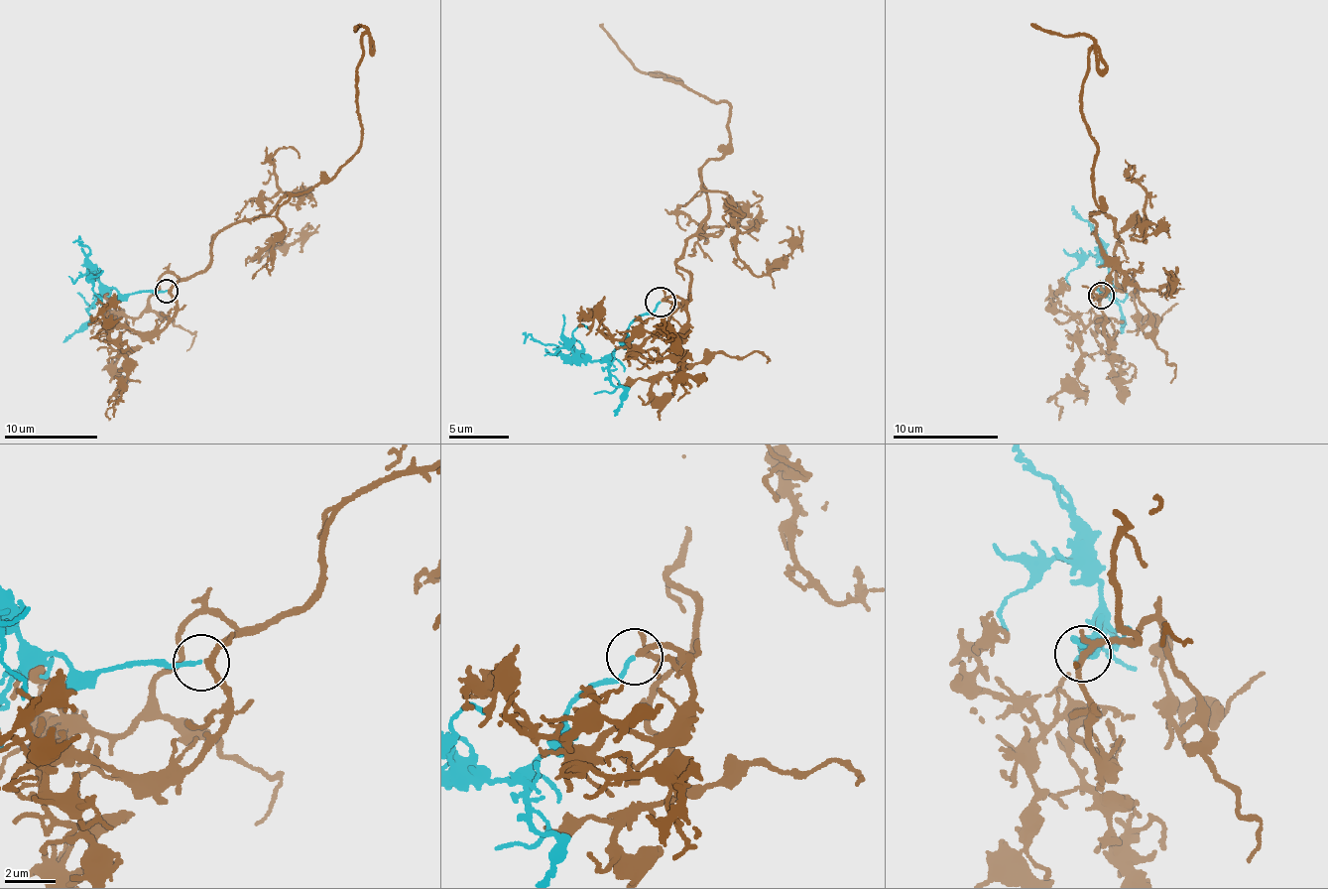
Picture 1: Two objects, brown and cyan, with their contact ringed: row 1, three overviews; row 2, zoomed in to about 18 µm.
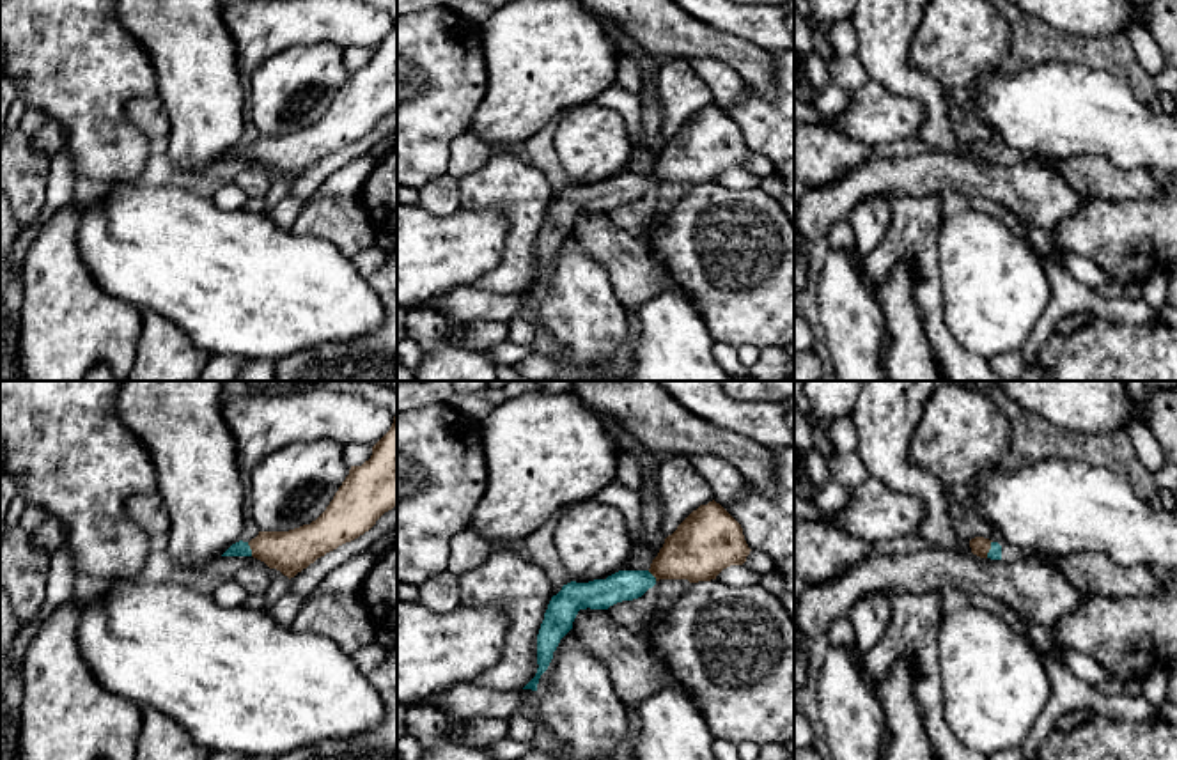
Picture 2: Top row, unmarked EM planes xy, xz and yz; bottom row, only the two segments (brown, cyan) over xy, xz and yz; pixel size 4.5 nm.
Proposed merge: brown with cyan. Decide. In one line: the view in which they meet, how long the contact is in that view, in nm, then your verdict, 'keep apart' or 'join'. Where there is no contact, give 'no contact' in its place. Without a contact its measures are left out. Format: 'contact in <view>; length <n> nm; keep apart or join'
contact in yz; length 80 nm; join

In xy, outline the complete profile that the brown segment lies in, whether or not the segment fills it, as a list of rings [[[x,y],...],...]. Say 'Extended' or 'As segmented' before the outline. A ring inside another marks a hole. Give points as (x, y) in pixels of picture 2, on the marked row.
Extended. [[[397,416],[390,430],[372,446],[370,459],[362,466],[351,466],[333,500],[316,521],[289,531],[259,531],[250,542],[232,544],[222,556],[253,556],[291,579],[317,558],[369,531],[394,507],[397,507]]]

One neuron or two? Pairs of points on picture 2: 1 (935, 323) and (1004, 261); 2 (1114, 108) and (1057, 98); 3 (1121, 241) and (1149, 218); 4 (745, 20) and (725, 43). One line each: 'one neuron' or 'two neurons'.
1: two neurons
2: one neuron
3: one neuron
4: two neurons

